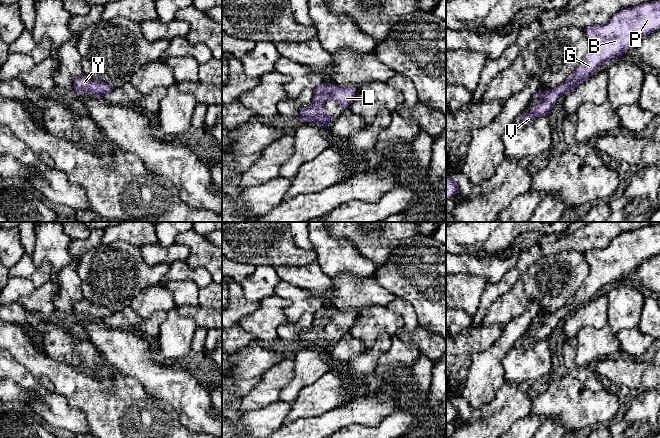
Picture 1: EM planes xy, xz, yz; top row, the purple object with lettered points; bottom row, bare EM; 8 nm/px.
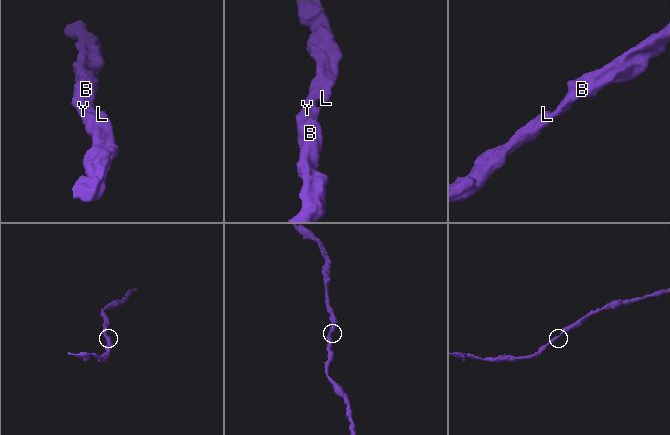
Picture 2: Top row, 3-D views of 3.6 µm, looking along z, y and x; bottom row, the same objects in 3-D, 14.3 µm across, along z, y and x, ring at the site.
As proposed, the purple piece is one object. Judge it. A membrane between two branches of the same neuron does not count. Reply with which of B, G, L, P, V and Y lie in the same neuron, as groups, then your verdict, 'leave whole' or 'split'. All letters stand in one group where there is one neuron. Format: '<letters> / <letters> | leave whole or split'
B G L P V Y | leave whole

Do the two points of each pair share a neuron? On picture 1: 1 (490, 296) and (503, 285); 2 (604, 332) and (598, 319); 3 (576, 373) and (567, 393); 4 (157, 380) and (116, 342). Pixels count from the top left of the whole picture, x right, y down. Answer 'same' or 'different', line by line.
1: same
2: different
3: different
4: same

